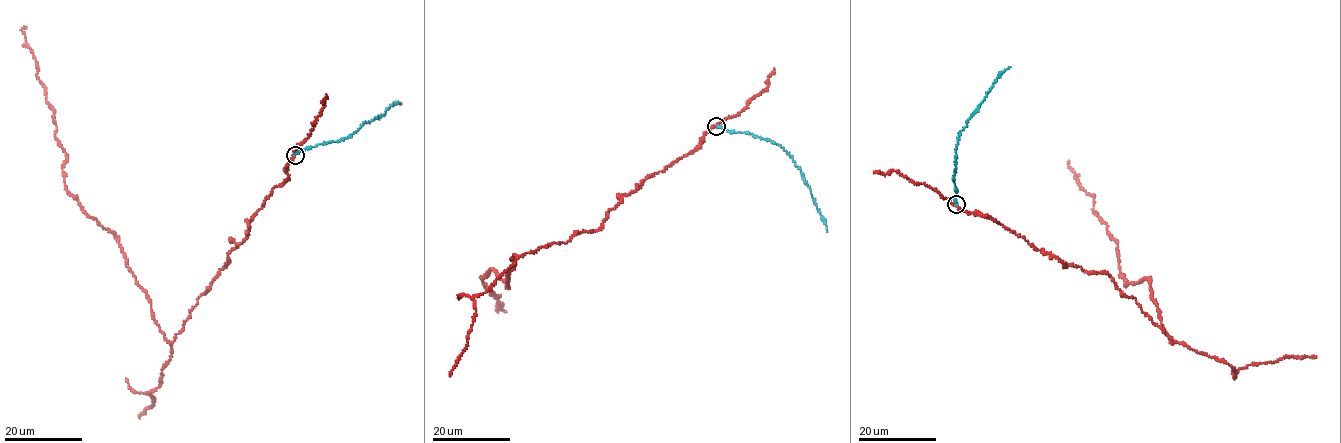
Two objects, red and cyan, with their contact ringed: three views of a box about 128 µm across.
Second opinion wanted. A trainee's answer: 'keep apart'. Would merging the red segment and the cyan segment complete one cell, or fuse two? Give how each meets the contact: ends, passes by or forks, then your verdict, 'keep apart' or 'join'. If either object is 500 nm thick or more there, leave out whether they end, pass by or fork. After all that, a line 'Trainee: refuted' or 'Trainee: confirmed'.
red passes by | cyan ends | keep apart
Trainee: confirmed

